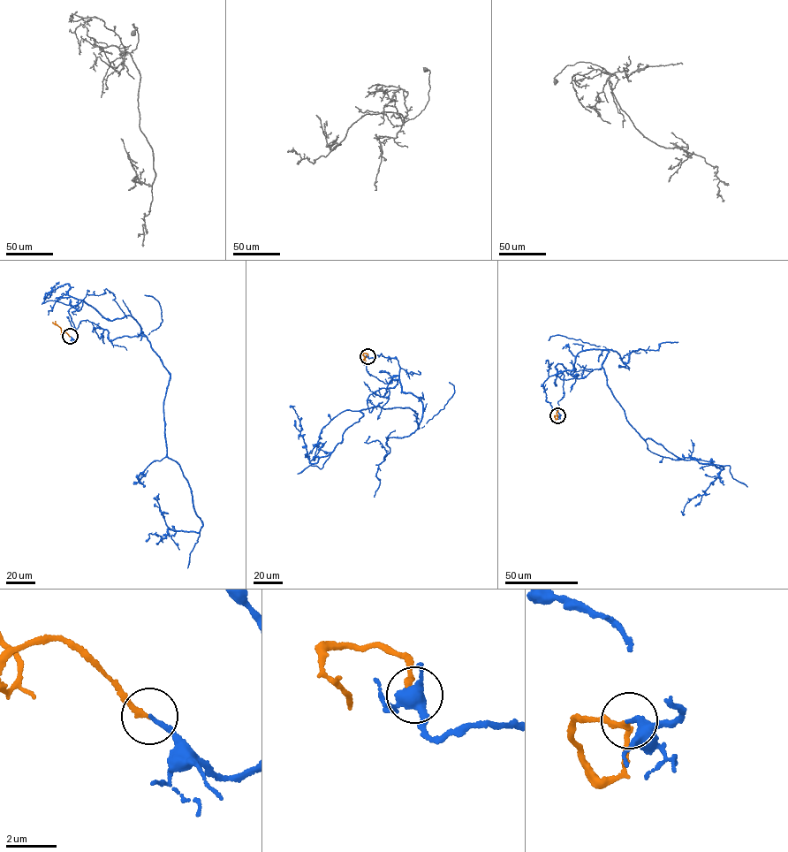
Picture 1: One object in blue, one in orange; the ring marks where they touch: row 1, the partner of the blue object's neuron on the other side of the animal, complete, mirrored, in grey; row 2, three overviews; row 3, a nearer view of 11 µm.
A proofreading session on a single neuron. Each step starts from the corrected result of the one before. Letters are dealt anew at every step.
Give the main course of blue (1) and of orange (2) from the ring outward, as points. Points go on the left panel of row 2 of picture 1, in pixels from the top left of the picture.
1: (70, 336), (68, 309), (83, 300), (111, 320), (130, 315), (170, 374), (168, 457), (203, 525), (146, 541)
2: (70, 336), (64, 331), (61, 334), (60, 328), (52, 322)

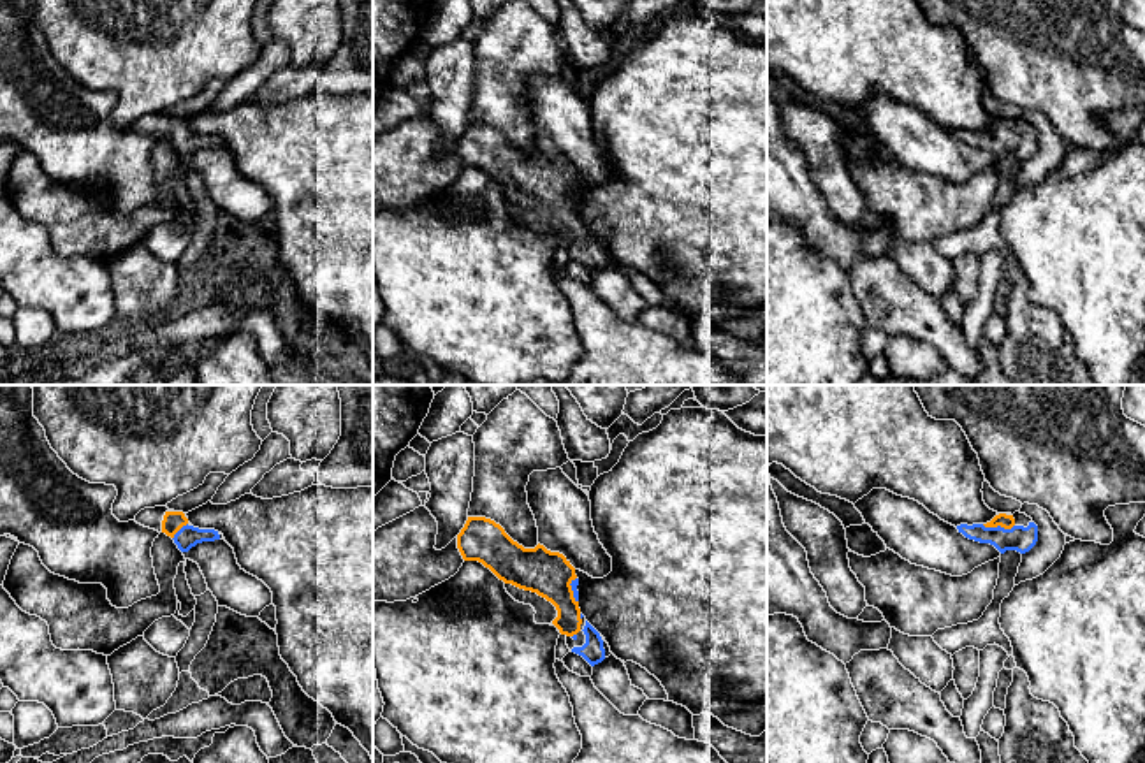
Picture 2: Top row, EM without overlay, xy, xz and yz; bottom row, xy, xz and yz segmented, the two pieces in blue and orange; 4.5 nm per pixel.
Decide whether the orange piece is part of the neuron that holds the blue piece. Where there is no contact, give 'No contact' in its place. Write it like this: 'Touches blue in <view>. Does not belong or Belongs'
Touches blue in yz. Belongs

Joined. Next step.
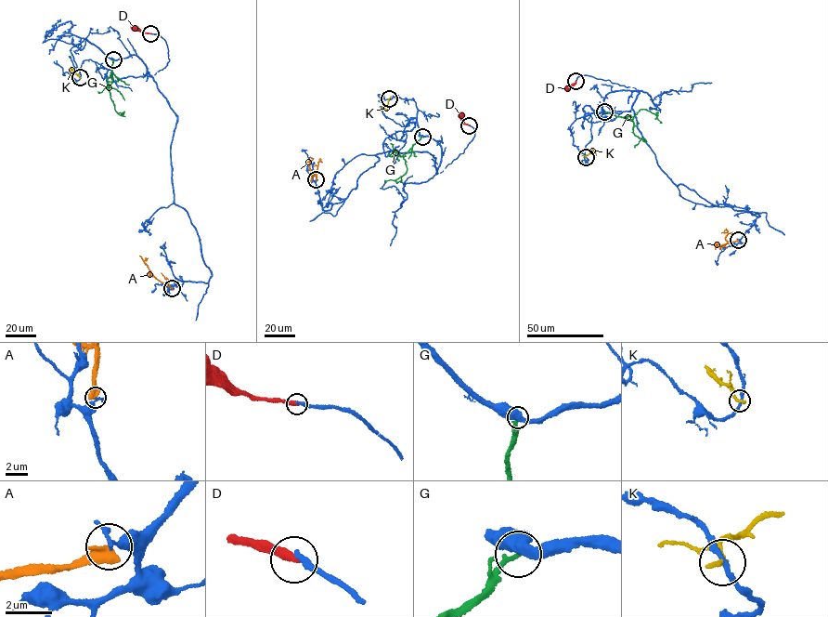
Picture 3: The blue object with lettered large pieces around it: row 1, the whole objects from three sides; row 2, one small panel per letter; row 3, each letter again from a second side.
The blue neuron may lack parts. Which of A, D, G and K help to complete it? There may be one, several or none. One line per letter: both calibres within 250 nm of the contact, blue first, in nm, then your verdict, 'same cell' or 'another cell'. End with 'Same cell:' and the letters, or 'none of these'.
A: 260 nm thick on the blue side, 400 nm on the other; another cell
D: 280 nm thick on the blue side, 360 nm on the other; another cell
G: 480 nm thick on the blue side, 240 nm on the other; another cell
K: 200 nm thick on the blue side, 240 nm on the other; another cell
Same cell: none of these

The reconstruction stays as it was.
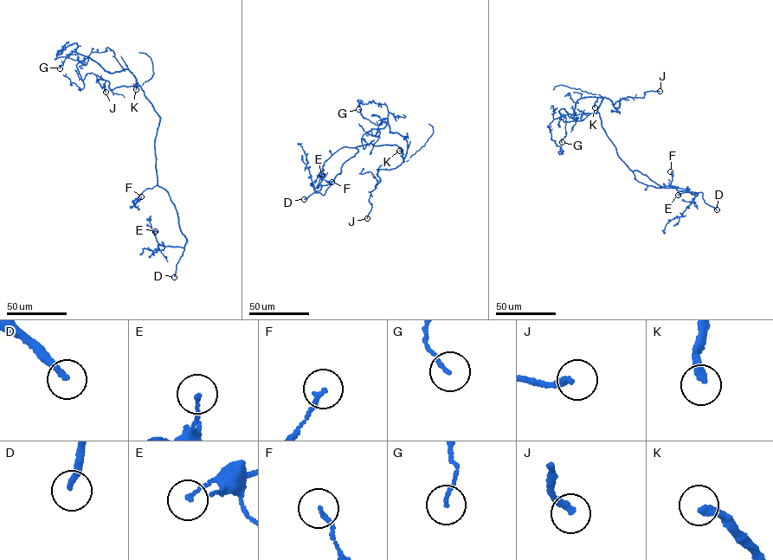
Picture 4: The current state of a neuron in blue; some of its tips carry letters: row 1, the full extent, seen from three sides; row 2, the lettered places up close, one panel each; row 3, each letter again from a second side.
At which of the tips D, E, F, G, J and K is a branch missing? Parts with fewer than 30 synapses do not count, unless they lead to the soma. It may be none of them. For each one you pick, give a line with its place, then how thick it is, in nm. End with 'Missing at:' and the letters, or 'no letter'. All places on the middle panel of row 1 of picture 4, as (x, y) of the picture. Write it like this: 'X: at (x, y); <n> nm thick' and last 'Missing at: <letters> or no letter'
D: at (304, 199); 240 nm thick
J: at (367, 218); 240 nm thick
K: at (399, 151); 280 nm thick
Missing at: D, J, K

